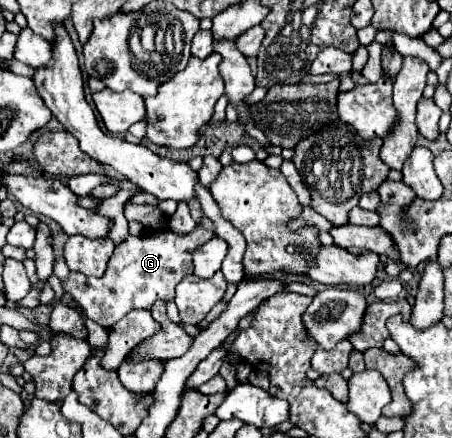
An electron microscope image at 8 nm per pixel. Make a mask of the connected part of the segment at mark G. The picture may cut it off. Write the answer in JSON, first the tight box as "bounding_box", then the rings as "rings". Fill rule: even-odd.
{"bounding_box":[63,225,215,329],"rings":[[[197,225],[187,235],[177,235],[171,229],[163,229],[153,235],[127,237],[117,245],[117,259],[109,259],[103,277],[85,277],[83,273],[69,273],[63,281],[65,293],[73,299],[73,309],[79,307],[91,321],[105,329],[111,329],[133,309],[151,309],[157,299],[171,301],[175,297],[175,285],[193,273],[191,253],[209,241],[215,233]]]}

